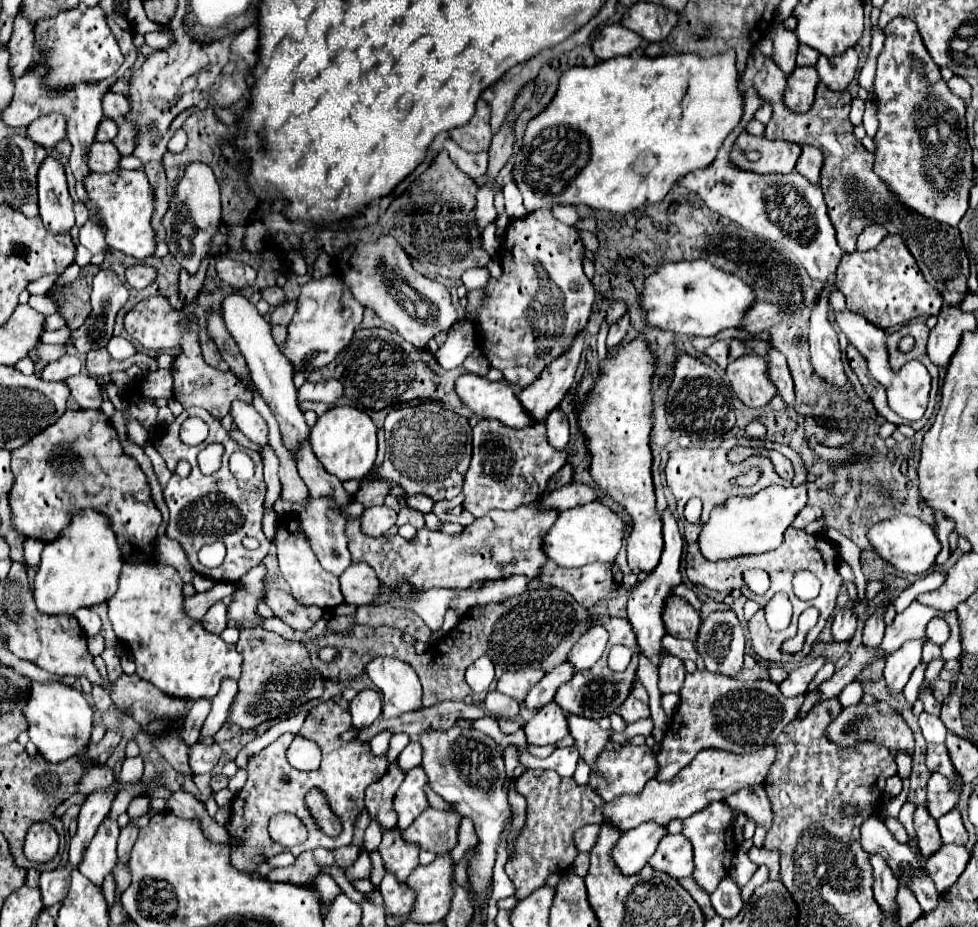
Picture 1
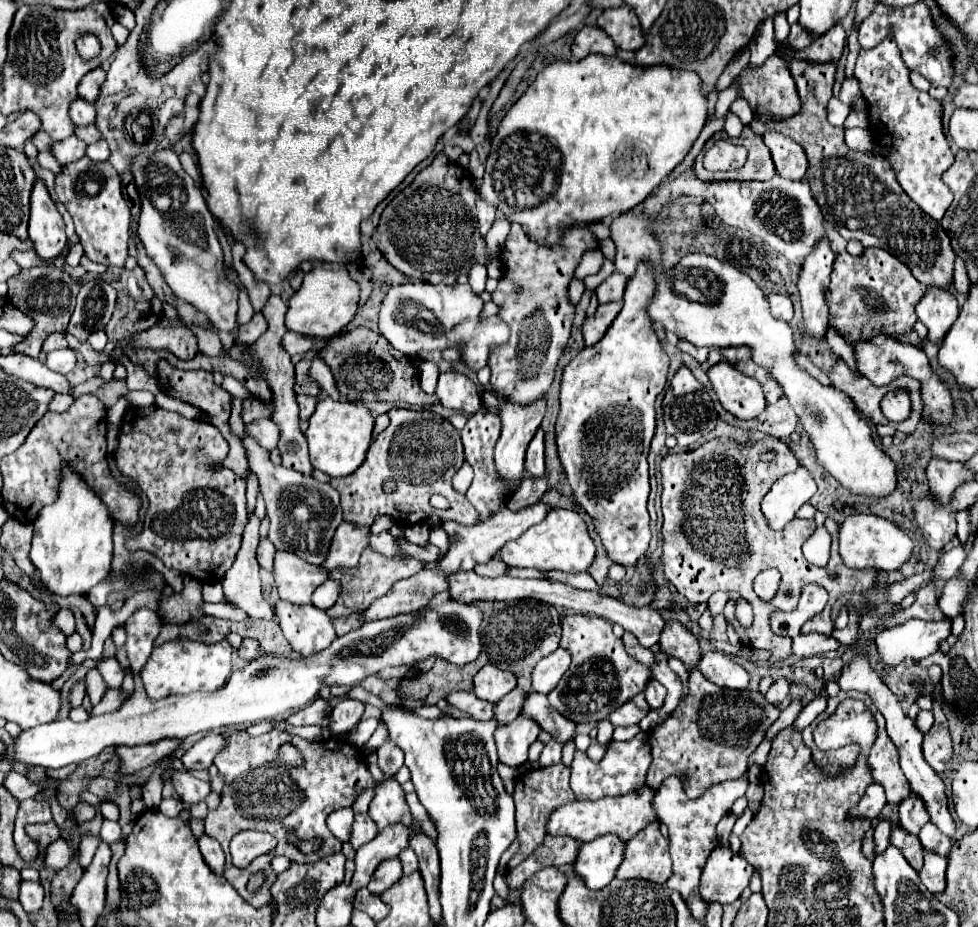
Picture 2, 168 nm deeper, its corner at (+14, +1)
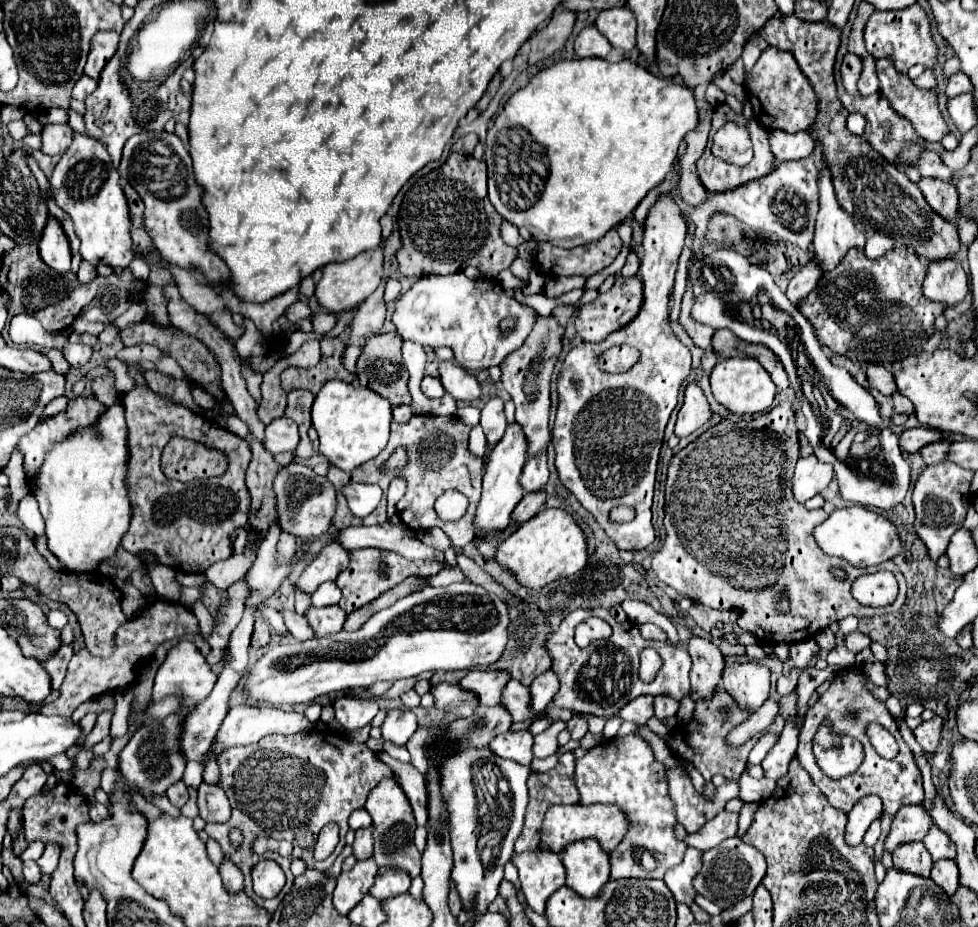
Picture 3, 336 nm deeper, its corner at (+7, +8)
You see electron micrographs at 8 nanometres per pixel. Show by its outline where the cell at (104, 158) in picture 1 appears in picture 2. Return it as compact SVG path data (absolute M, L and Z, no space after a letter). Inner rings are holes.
M75 135L63 139L63 141L53 141L51 145L51 155L61 163L73 163L77 159L81 159L85 155L85 149L87 145L83 141L79 141Z

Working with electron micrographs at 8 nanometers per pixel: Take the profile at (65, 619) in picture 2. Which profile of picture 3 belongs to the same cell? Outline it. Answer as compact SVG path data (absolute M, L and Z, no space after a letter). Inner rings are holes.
M50 610L50 612L48 612L48 620L50 620L50 624L52 624L54 628L58 628L58 630L62 630L62 628L68 624L68 616L66 616L62 610Z

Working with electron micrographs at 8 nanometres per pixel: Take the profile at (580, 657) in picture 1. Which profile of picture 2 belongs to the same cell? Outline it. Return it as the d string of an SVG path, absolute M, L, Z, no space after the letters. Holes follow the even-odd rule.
M561 649L541 659L541 663L537 663L537 667L533 669L533 691L549 695L557 687L567 667L569 667L569 653Z

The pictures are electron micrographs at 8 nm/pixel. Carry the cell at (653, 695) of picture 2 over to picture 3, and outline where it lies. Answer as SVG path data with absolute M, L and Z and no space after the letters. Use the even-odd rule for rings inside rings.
M654 696L654 710L658 720L674 716L678 712L678 700L672 700L672 696Z

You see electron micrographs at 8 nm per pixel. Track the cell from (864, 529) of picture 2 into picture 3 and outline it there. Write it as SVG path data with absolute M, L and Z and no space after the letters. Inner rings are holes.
M864 506L836 508L830 514L830 518L824 520L824 524L816 526L814 538L826 554L840 556L856 568L872 568L884 560L892 560L902 550L902 540L900 540L898 528L892 524L892 520L880 512L868 510Z

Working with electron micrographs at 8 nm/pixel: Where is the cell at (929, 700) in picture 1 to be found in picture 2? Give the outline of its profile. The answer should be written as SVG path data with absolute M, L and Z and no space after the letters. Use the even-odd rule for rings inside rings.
M921 710L916 718L917 728L923 733L927 733L934 723L933 714L930 711Z

